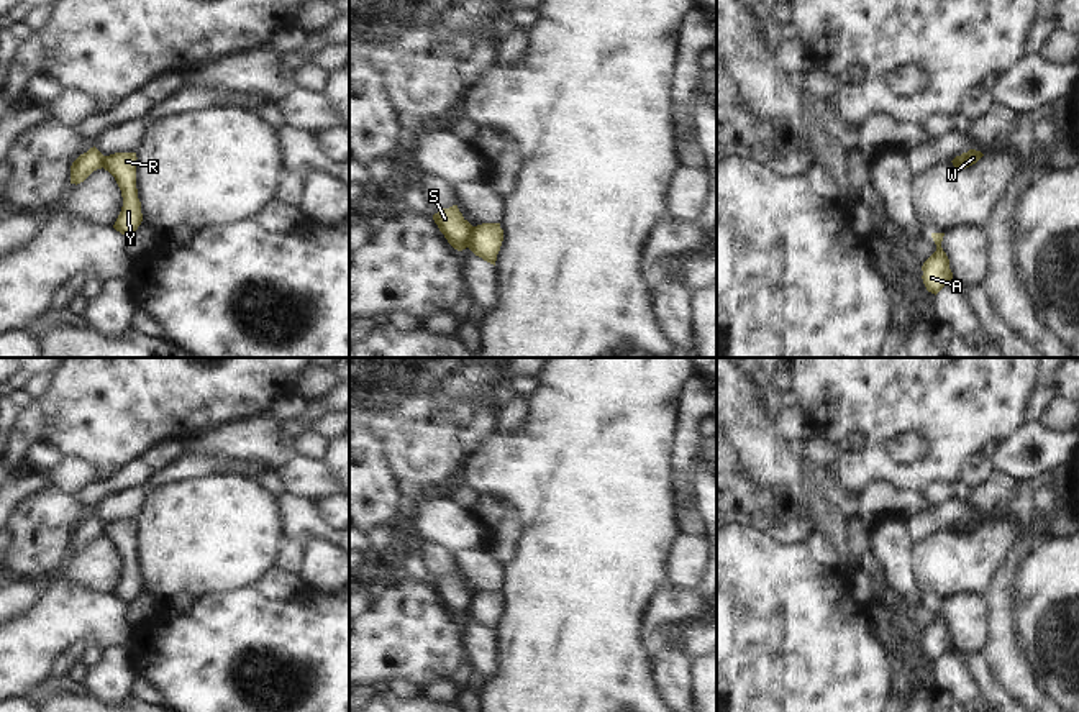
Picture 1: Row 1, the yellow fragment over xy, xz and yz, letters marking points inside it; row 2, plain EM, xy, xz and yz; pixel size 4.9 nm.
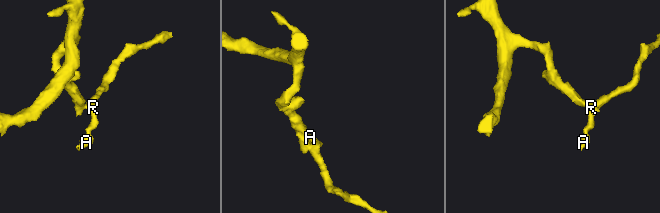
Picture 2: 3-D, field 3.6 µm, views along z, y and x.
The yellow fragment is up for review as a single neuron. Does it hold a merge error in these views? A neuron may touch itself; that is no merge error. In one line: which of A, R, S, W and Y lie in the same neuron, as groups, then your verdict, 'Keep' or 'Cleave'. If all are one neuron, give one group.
Groups: A R W Y / S. Cleave.

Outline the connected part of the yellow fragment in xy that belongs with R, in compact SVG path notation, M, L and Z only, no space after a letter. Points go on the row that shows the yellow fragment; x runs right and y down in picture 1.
M115 153L103 159L103 169L115 177L121 190L123 207L113 228L125 236L133 235L143 221L136 189L136 159L136 153Z

